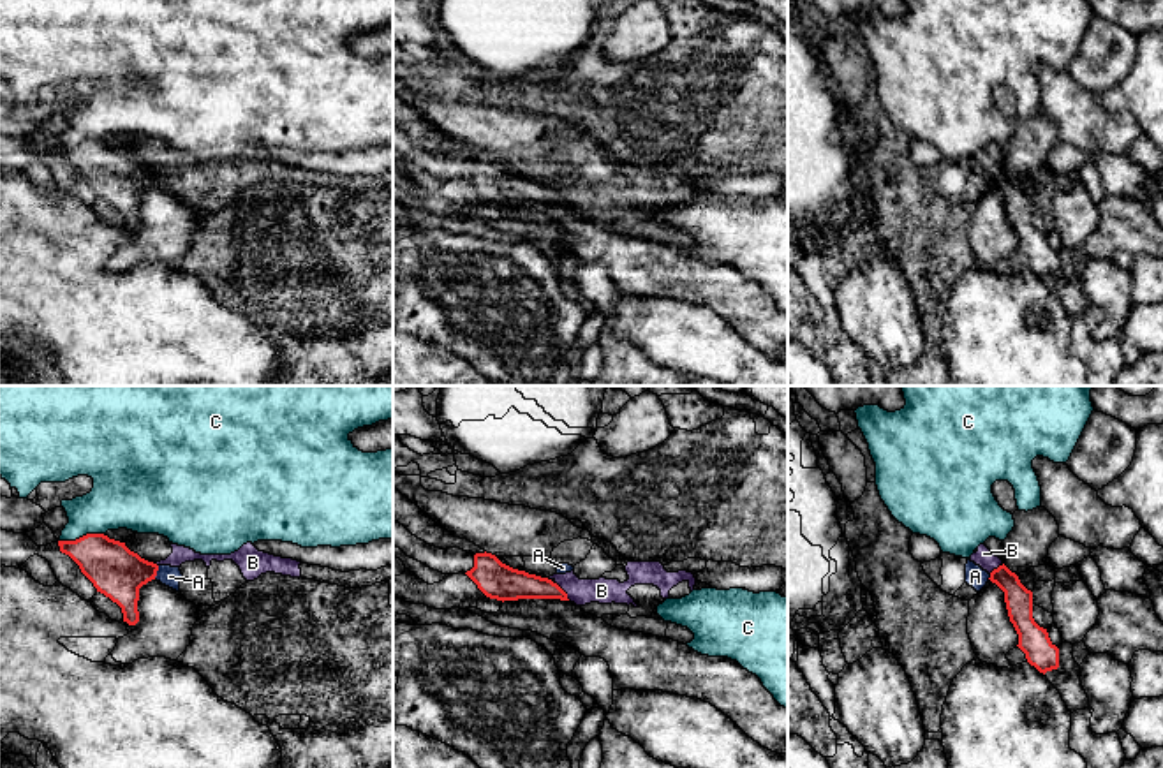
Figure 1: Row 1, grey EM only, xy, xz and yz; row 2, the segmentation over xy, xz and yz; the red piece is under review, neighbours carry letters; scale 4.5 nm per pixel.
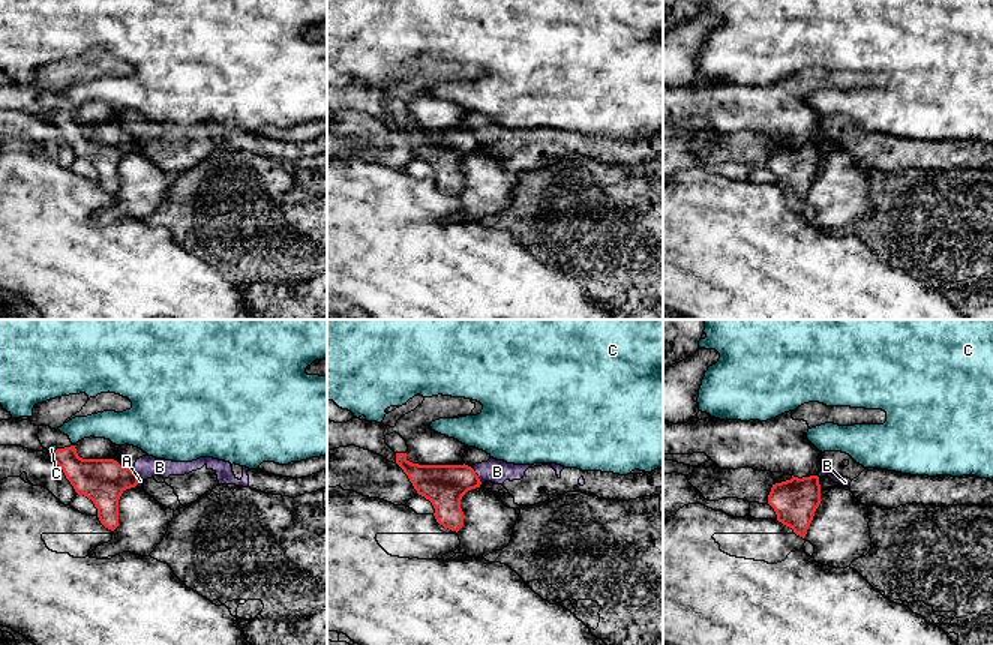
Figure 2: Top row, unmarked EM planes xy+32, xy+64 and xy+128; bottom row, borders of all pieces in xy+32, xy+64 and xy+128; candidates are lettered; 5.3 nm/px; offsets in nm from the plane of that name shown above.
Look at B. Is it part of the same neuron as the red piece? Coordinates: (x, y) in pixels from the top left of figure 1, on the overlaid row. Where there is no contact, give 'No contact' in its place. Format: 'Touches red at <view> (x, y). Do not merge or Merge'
Touches red at xz (562, 590). Do not merge

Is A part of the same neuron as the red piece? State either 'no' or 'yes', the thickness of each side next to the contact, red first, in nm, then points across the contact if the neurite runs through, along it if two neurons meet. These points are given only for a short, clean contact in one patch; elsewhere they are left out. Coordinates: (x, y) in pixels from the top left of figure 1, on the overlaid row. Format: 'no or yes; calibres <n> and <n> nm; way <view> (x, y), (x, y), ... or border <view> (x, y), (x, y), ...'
no; calibres 240 and 90 nm; border xy (159, 566), (154, 578)

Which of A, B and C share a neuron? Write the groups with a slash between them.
A B / C

